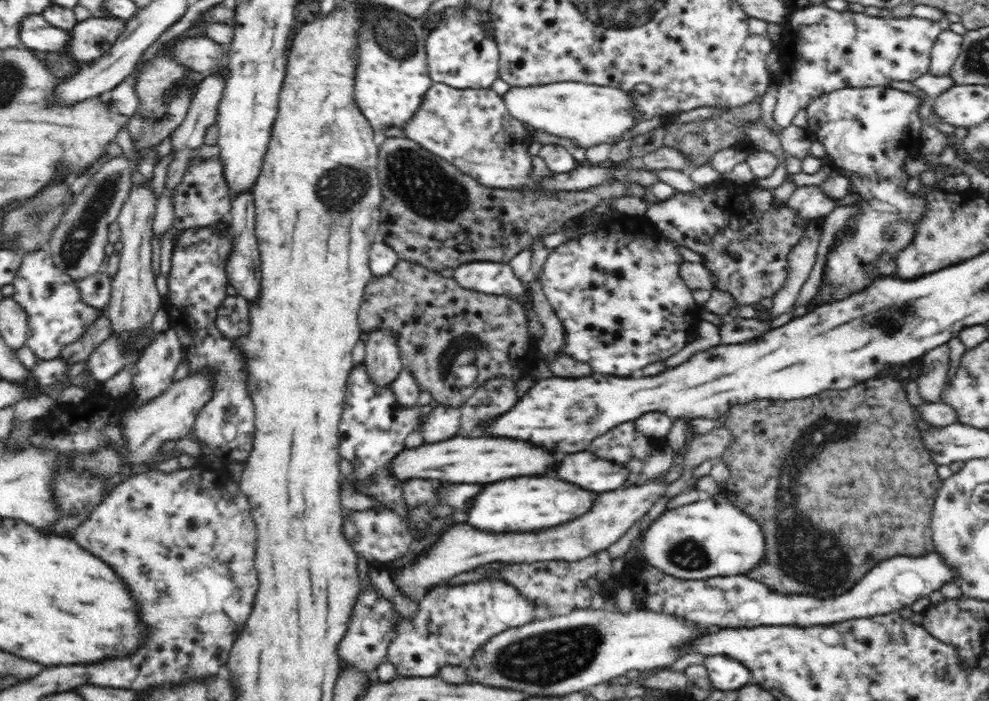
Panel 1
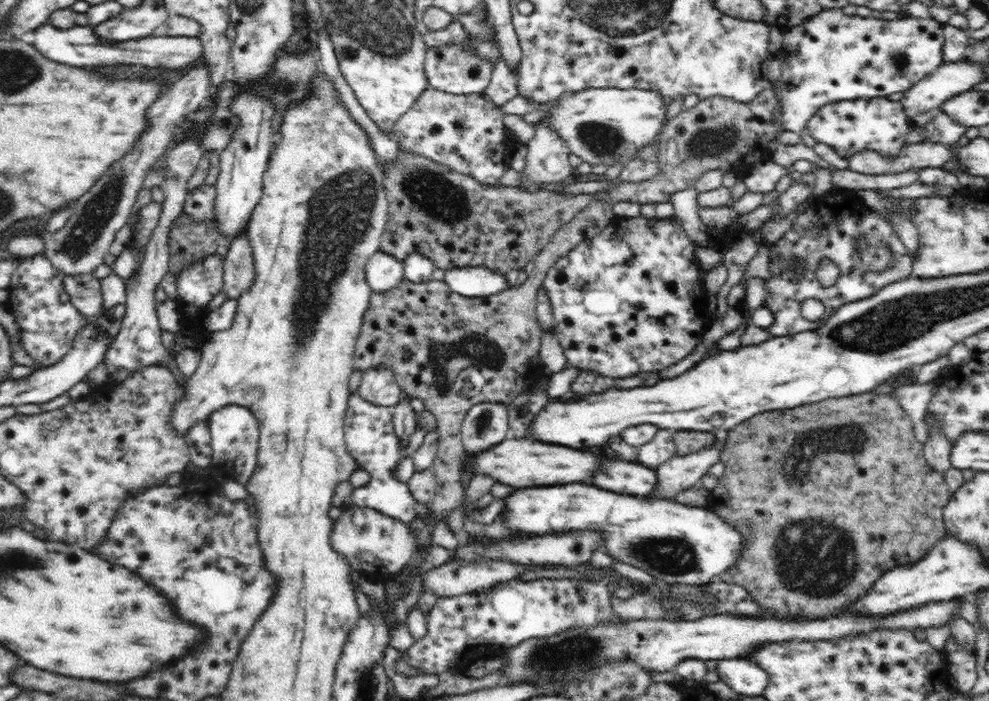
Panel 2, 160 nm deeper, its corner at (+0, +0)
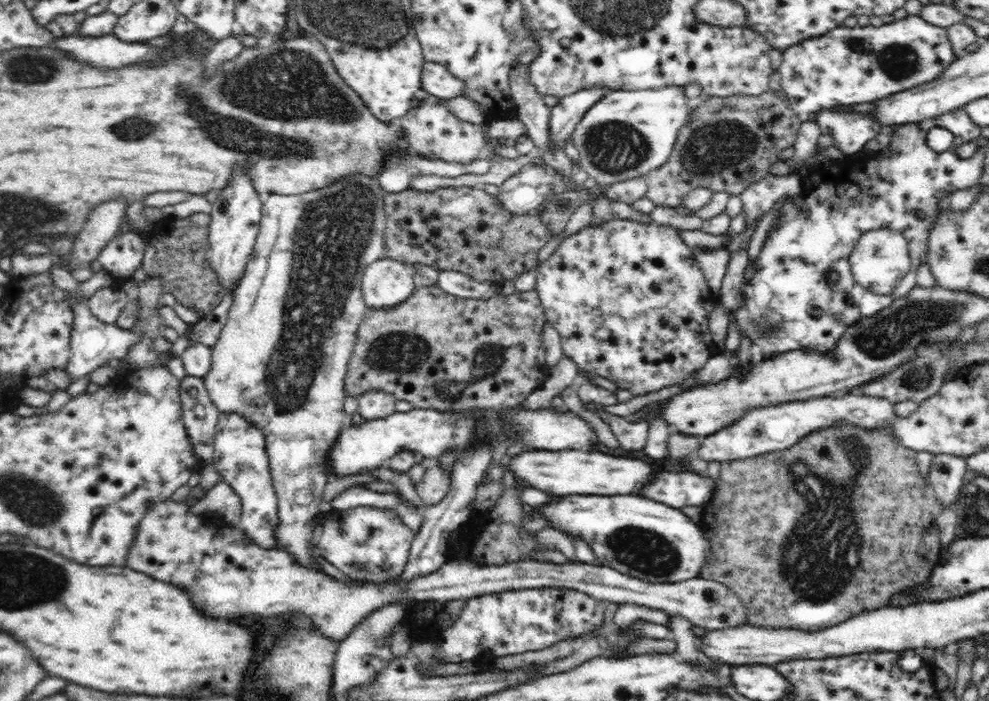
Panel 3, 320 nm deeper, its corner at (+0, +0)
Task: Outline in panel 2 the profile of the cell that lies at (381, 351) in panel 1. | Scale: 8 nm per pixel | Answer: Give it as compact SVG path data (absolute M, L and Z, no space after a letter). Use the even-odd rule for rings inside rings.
M375 367L364 373L357 392L364 401L388 408L394 408L404 394L388 367Z

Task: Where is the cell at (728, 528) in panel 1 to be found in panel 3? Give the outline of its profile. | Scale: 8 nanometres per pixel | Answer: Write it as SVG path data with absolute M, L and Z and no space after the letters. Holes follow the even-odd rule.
M568 494L568 496L558 496L559 501L553 501L550 504L535 509L536 512L542 514L542 517L548 519L548 523L552 525L552 528L558 528L560 531L566 534L576 535L580 539L584 539L590 548L592 548L593 553L598 558L598 564L602 566L613 568L622 574L632 576L632 578L638 578L645 580L646 582L654 584L664 584L664 583L677 583L680 581L685 581L694 577L699 576L701 568L706 564L707 556L709 555L709 540L704 536L703 527L691 521L688 516L682 514L680 509L668 507L664 504L655 502L655 500L650 500L644 496L634 496L633 494L618 494L616 496L594 496L593 494Z

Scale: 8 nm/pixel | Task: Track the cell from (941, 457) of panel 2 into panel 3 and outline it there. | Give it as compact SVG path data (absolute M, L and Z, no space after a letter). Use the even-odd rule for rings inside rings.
M933 454L929 468L929 482L936 502L944 509L959 502L962 476L967 471L965 457Z

